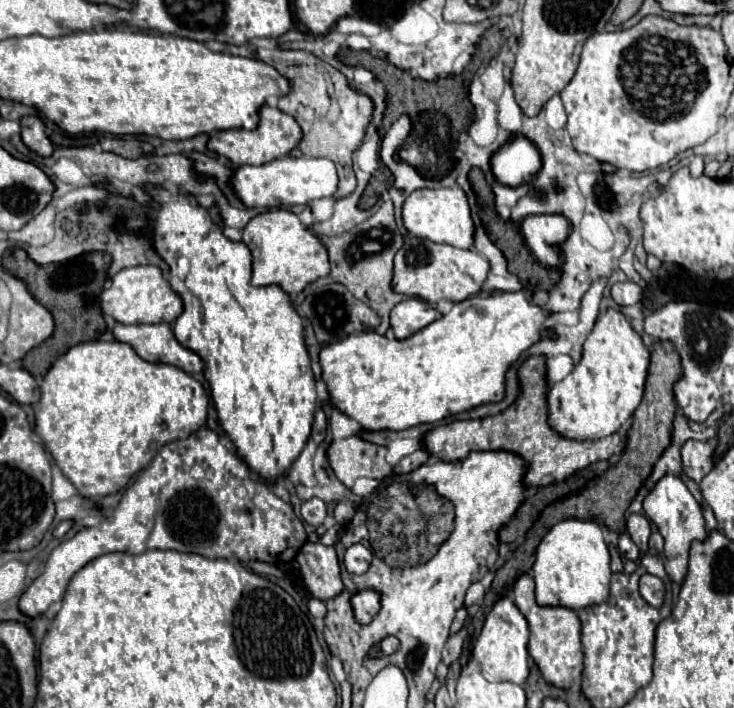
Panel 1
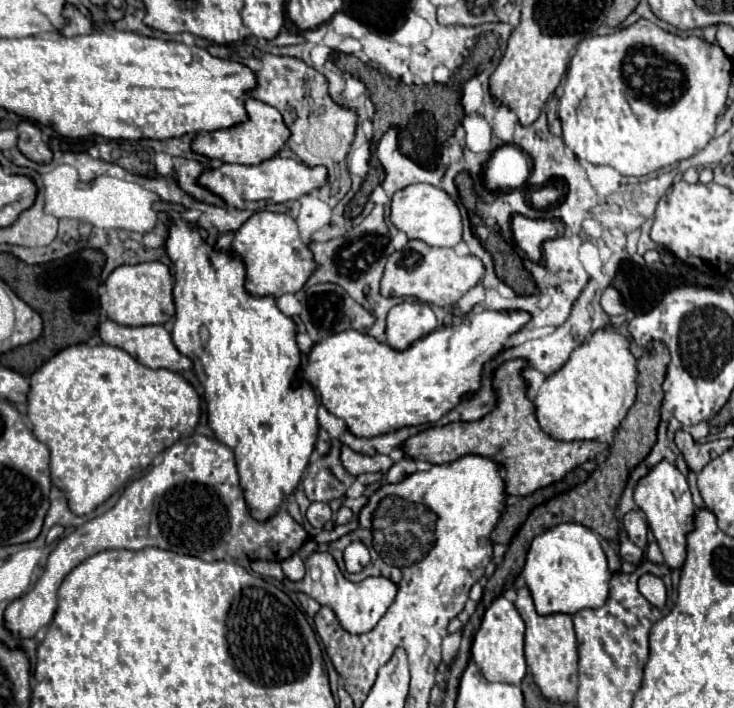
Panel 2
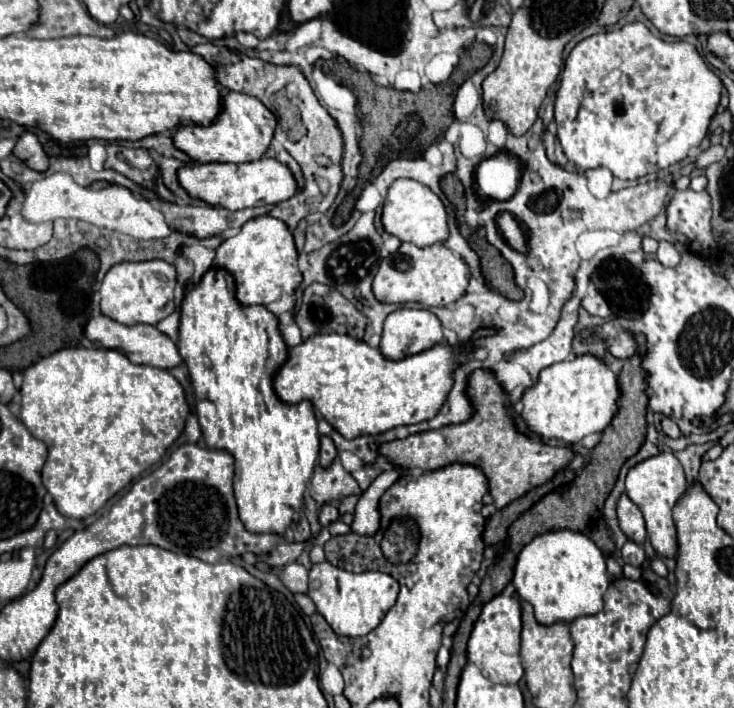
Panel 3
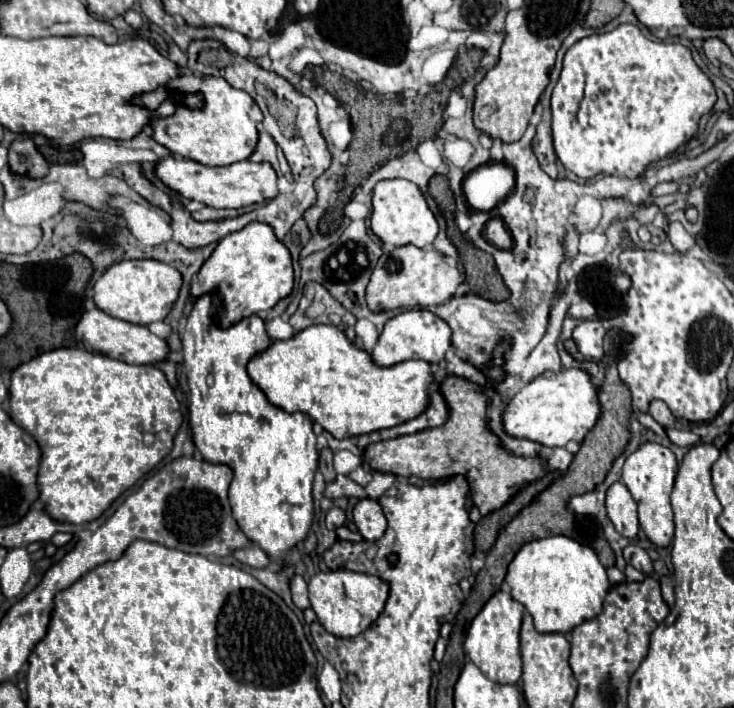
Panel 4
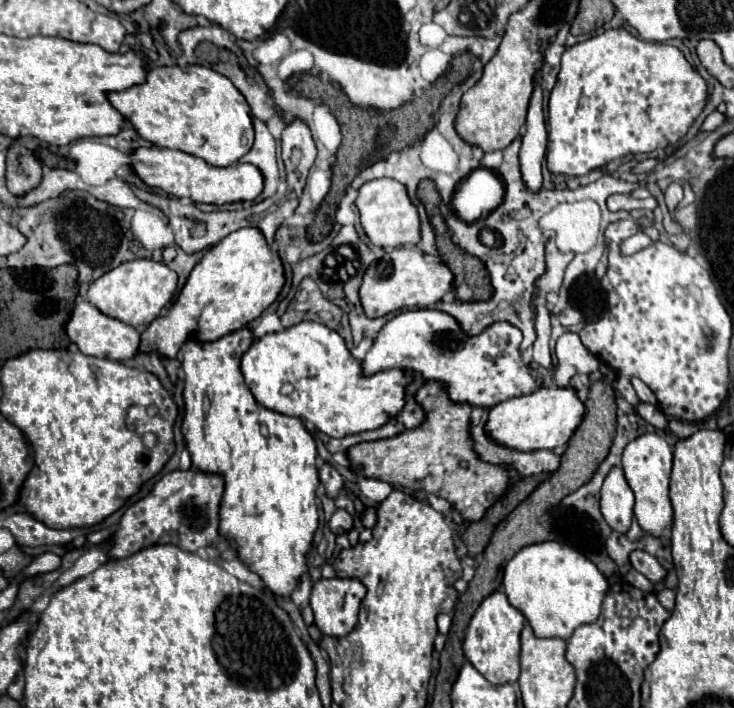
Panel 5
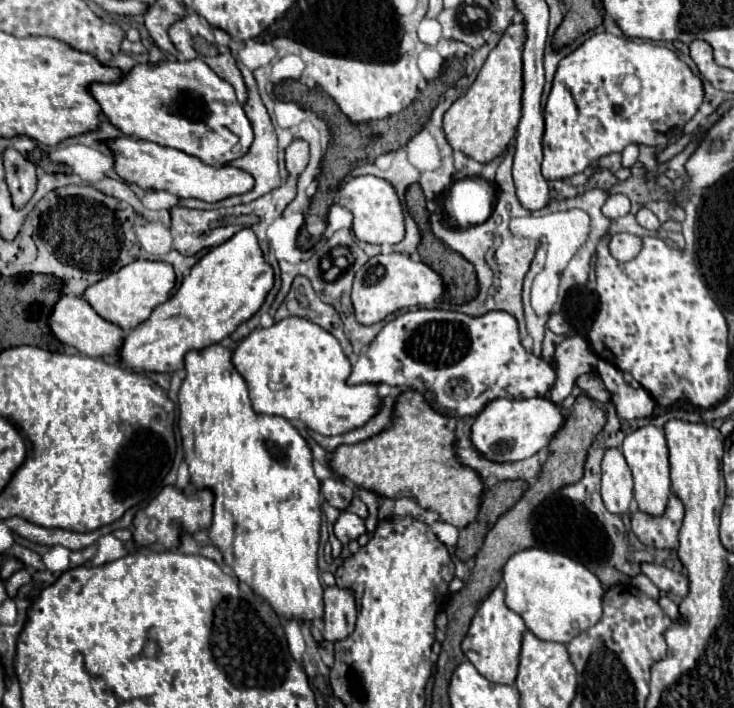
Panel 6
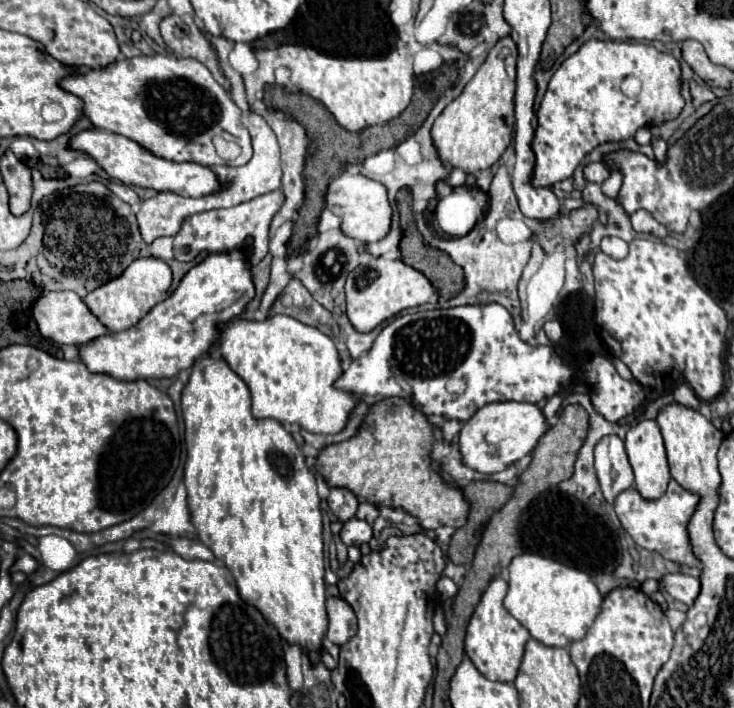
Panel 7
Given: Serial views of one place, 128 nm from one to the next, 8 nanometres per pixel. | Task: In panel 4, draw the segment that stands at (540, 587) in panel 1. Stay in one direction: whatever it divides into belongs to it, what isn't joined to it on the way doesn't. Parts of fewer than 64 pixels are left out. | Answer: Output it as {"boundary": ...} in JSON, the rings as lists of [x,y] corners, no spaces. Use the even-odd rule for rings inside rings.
{"boundary":[[[550,536],[524,544],[508,566],[506,584],[512,588],[510,592],[512,598],[524,604],[524,608],[532,614],[538,632],[560,632],[560,634],[566,634],[574,626],[598,616],[602,612],[604,596],[610,588],[606,568],[600,564],[596,552],[590,546],[584,546],[568,536]]]}

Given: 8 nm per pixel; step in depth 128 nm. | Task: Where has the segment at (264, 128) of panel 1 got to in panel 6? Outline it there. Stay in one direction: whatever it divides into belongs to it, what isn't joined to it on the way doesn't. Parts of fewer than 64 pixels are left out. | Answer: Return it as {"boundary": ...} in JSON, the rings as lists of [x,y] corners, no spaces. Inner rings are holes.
{"boundary":[[[200,58],[190,62],[146,62],[138,64],[134,70],[130,70],[118,84],[92,84],[90,94],[96,98],[96,102],[102,106],[104,116],[120,128],[128,136],[136,136],[140,140],[156,142],[160,146],[170,146],[176,150],[182,150],[190,156],[200,158],[204,164],[216,166],[216,164],[228,164],[234,158],[246,154],[250,148],[254,134],[250,120],[244,114],[242,104],[236,100],[236,92],[232,84],[226,80],[220,80],[208,64],[204,64]],[[240,144],[240,152],[234,152],[234,146]]]}

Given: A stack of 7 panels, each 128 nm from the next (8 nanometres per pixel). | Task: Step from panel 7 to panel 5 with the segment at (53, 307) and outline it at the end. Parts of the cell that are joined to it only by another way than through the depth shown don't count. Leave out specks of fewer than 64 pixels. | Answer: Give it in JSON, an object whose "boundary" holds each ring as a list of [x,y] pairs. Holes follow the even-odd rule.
{"boundary":[[[80,300],[76,304],[76,308],[72,312],[72,318],[66,324],[66,334],[80,348],[80,352],[86,354],[86,356],[110,358],[110,360],[124,362],[124,360],[134,358],[140,350],[140,332],[134,326],[102,314],[96,306],[92,306],[86,300]]]}

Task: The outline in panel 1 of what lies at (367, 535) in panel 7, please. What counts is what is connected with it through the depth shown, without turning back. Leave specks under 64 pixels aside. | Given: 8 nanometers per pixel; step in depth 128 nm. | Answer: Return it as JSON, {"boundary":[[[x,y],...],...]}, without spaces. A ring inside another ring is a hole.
{"boundary":[[[310,498],[306,502],[302,502],[302,520],[308,522],[310,526],[320,526],[326,518],[326,504],[320,500],[320,498]]]}

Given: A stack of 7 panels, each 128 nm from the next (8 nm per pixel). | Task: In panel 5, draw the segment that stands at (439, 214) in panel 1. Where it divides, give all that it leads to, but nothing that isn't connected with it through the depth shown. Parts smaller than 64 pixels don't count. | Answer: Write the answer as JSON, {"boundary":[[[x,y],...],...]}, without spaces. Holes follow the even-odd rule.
{"boundary":[[[392,178],[370,180],[358,190],[356,206],[360,210],[362,228],[364,228],[364,232],[372,244],[376,244],[380,248],[398,248],[398,246],[410,246],[412,248],[420,242],[422,230],[420,230],[418,208],[408,198],[404,184],[400,184]]]}

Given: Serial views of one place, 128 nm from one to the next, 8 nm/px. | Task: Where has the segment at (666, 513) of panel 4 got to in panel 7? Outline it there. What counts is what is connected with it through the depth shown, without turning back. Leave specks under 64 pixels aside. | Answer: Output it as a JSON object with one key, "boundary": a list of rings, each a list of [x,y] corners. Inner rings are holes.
{"boundary":[[[642,420],[628,430],[626,452],[636,476],[636,490],[646,500],[658,500],[670,482],[670,470],[660,428],[654,420]]]}

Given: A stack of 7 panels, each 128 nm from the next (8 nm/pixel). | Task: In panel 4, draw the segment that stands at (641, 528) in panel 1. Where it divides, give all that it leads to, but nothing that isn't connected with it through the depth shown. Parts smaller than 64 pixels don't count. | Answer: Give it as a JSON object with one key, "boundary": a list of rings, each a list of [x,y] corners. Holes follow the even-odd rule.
{"boundary":[[[616,482],[610,486],[606,494],[606,510],[618,534],[626,536],[628,540],[638,538],[640,522],[638,522],[636,502],[622,482]]]}

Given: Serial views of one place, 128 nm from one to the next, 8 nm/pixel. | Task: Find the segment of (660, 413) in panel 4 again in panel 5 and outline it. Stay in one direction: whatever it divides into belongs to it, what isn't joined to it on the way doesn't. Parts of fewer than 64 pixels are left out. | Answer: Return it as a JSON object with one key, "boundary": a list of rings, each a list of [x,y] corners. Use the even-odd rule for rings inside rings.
{"boundary":[[[632,378],[632,386],[634,386],[634,390],[636,390],[636,394],[638,394],[638,398],[640,398],[642,402],[646,402],[646,404],[656,404],[656,396],[654,396],[654,392],[652,392],[642,380]]]}

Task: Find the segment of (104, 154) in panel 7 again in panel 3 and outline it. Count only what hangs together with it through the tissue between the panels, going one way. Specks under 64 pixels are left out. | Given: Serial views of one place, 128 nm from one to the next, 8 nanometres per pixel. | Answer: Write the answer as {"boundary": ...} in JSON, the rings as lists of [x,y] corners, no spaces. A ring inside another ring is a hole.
{"boundary":[[[268,156],[248,164],[188,164],[178,170],[178,180],[192,198],[200,198],[212,206],[222,206],[228,210],[278,204],[298,192],[298,184],[292,170],[276,158]]]}

